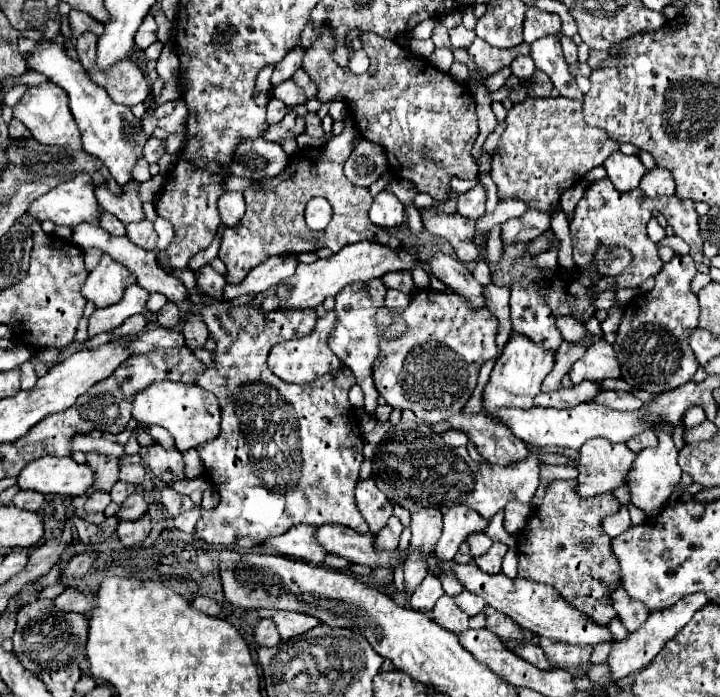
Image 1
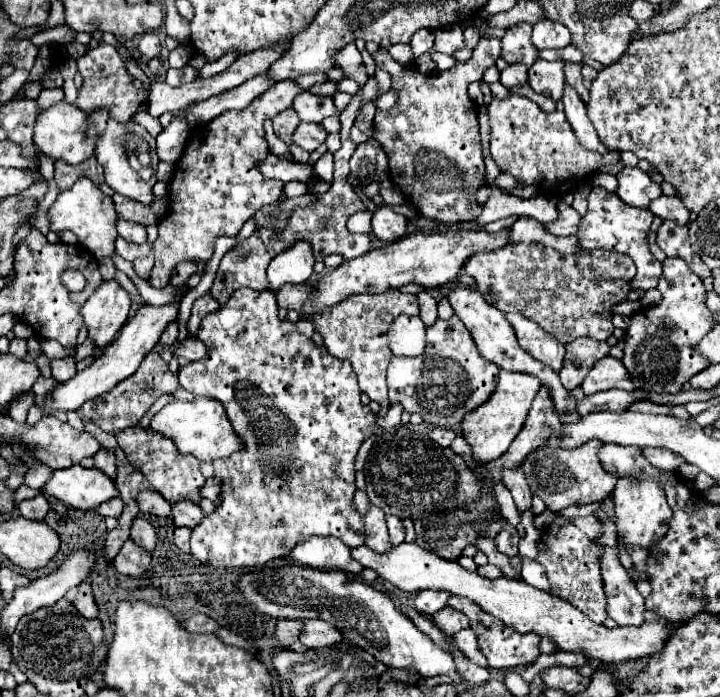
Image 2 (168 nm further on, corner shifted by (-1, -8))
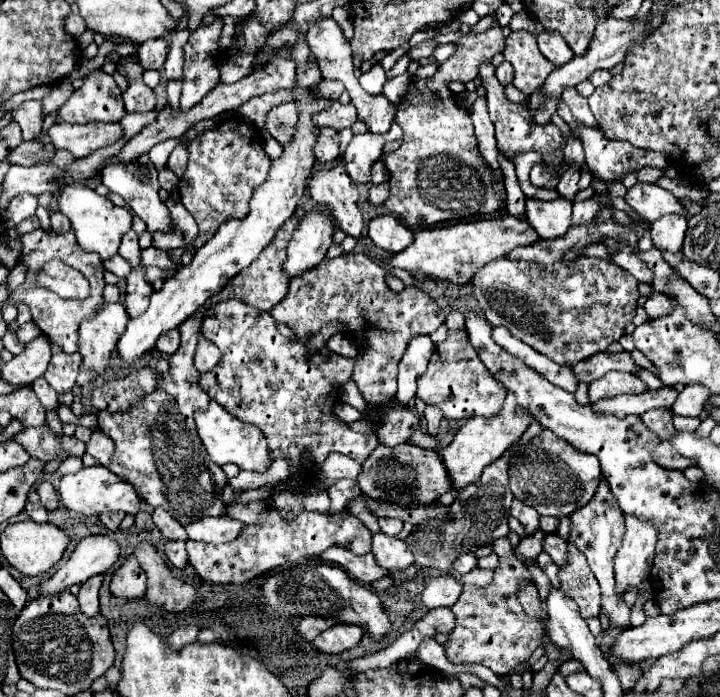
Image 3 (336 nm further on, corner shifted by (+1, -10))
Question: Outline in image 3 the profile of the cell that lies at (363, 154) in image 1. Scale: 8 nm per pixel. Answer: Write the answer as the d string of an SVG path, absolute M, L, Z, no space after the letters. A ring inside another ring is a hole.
M391 128L387 134L361 134L353 136L343 158L347 164L347 174L355 184L367 184L371 182L371 166L381 158L383 146L389 140L395 140L401 136L401 128Z

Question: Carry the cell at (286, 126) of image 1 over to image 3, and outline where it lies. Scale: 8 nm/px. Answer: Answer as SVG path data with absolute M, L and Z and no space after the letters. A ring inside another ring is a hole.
M319 128L317 130L313 154L321 164L333 162L339 156L339 136L333 128Z

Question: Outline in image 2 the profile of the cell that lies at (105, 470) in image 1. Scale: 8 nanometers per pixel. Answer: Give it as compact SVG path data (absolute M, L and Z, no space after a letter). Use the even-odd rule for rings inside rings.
M103 448L101 452L97 452L95 456L95 468L103 470L109 478L115 478L117 476L117 466L115 466L115 452L113 450L107 450Z

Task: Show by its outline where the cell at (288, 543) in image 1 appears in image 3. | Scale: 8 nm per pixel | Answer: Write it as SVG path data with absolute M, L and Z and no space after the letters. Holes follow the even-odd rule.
M331 546L329 550L325 550L319 560L327 562L327 564L339 564L339 568L343 568L351 578L371 584L377 578L387 576L387 572L375 562L373 554L365 554L365 556L357 556L353 552L347 552L345 548L339 546Z

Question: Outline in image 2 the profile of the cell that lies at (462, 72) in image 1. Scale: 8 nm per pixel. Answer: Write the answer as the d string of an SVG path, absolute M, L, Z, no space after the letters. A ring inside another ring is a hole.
M431 52L431 58L433 58L433 62L437 64L437 68L439 70L449 70L453 64L455 64L455 60L453 60L453 56L449 56L449 54L441 54L441 52Z

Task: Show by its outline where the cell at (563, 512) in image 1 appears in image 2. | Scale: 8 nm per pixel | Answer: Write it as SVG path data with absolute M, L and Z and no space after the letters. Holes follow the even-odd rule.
M557 518L549 528L541 532L537 562L541 562L547 568L551 590L555 596L571 602L577 610L589 616L589 620L603 624L607 612L605 612L605 592L599 568L599 554L601 548L593 546L593 542L577 526L573 526L569 518Z

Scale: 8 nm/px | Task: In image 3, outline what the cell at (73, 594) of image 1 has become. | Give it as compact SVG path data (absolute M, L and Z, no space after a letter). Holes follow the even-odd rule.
M93 576L85 584L81 584L81 590L77 594L79 598L79 608L85 616L97 616L99 614L99 588L101 588L103 576Z

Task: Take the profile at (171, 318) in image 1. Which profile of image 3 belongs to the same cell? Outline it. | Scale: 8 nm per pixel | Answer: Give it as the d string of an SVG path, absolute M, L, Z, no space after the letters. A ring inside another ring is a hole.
M175 328L175 330L169 330L167 334L159 336L159 340L157 340L155 348L157 348L161 354L171 356L171 354L179 348L179 330Z

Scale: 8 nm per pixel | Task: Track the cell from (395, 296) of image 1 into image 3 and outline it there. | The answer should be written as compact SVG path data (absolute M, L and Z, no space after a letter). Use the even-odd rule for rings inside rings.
M411 336L405 354L399 362L399 388L397 402L405 406L415 396L415 380L427 370L427 360L431 358L433 342L429 336Z

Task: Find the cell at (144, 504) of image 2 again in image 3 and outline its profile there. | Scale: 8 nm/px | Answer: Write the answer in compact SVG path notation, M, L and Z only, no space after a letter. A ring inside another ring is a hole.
M161 506L153 510L151 518L153 518L155 526L161 530L161 534L163 534L167 540L187 540L185 528L183 528L175 518L171 518L169 512L163 510Z

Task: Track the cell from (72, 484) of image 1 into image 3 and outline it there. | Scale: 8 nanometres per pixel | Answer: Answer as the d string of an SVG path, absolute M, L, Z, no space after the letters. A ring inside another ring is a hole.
M93 466L93 468L81 468L75 474L67 474L59 482L59 496L61 502L65 504L67 510L91 516L91 514L101 514L101 512L125 512L125 514L135 514L139 510L139 496L131 484L127 484L123 478L115 476L111 470L103 466Z

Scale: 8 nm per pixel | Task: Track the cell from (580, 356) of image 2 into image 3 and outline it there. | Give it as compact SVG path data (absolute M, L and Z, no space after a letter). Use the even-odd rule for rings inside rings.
M597 352L579 364L571 366L573 374L577 376L579 382L591 382L611 370L621 370L621 372L635 372L637 364L631 360L629 352L619 352L619 354L609 354L609 352Z

